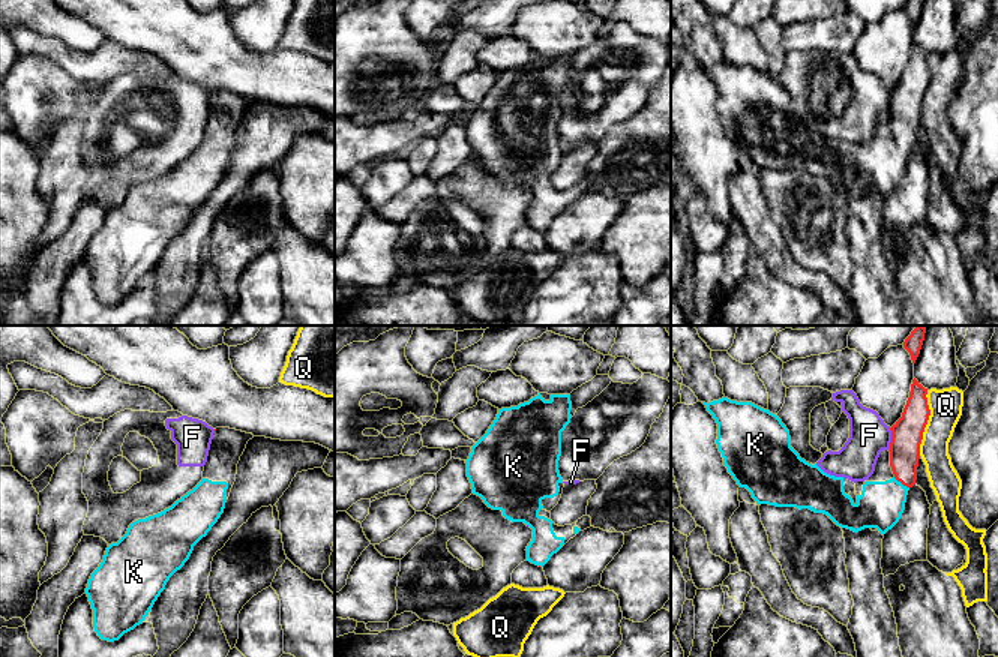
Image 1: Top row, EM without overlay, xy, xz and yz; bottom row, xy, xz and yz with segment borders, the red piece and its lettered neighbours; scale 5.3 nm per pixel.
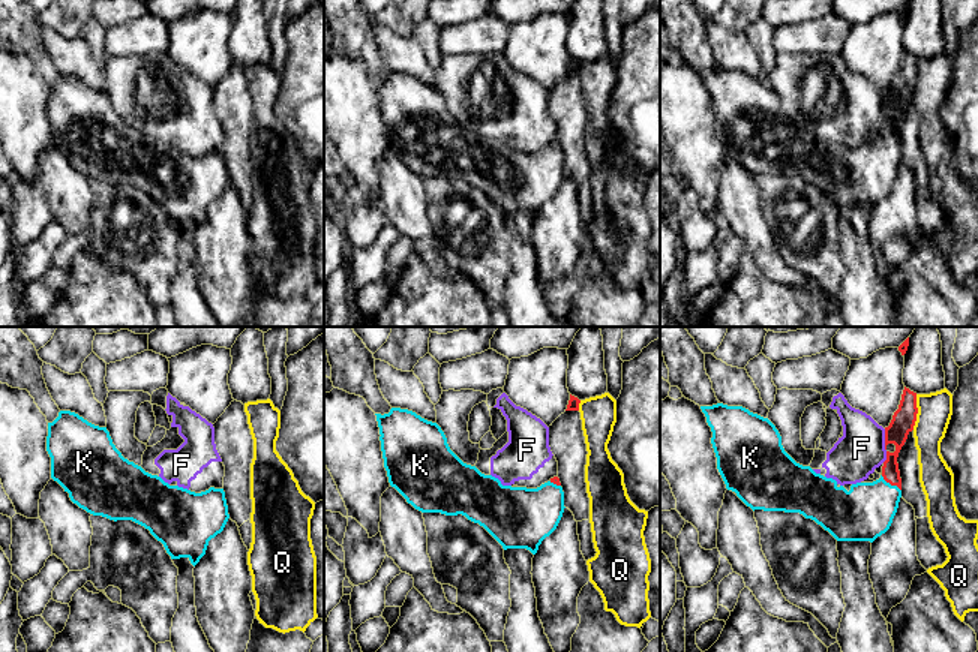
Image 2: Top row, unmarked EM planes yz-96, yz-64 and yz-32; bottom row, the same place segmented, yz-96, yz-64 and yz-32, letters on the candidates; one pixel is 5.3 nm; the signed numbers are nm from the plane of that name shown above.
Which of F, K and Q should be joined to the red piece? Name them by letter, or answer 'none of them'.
K

